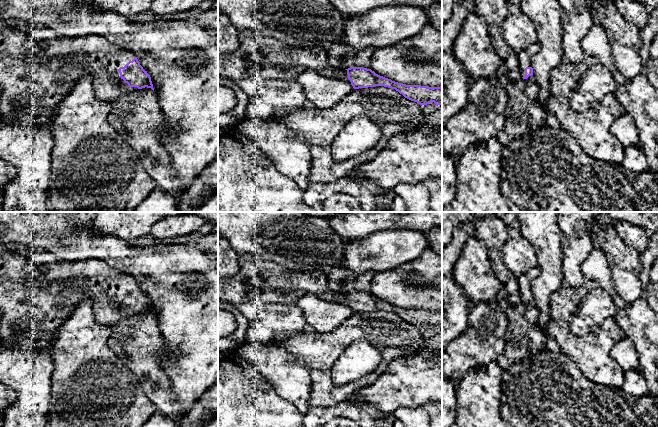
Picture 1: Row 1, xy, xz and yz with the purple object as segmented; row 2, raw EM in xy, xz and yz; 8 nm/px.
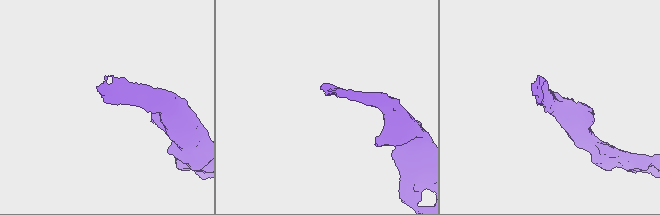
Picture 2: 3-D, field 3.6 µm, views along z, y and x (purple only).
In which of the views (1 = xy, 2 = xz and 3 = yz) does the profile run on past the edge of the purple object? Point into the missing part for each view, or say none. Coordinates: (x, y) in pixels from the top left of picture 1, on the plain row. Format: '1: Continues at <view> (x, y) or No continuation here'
1: Continues at xy (29, 319)
2: Continues at xz (257, 278)
3: Continues at yz (525, 280)

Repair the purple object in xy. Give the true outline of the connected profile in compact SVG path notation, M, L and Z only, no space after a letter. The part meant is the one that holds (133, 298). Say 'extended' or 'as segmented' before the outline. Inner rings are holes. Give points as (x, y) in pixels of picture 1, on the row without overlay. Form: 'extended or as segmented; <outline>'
extended; M16 242L0 245L0 351L52 348L59 327L85 299L92 301L96 321L107 326L145 311L154 315L150 299L128 273L118 271L104 261L96 259L35 264L29 259L29 249L27 245ZM28 281L36 282L39 288L28 289L25 285Z

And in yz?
extended; M537 265L523 273L519 278L519 291L522 302L525 306L525 319L532 325L536 325L539 318L539 311L534 303L532 281L540 274L541 268Z

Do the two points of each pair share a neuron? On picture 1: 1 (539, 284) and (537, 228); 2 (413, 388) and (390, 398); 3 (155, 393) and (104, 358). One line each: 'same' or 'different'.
1: same
2: same
3: different

